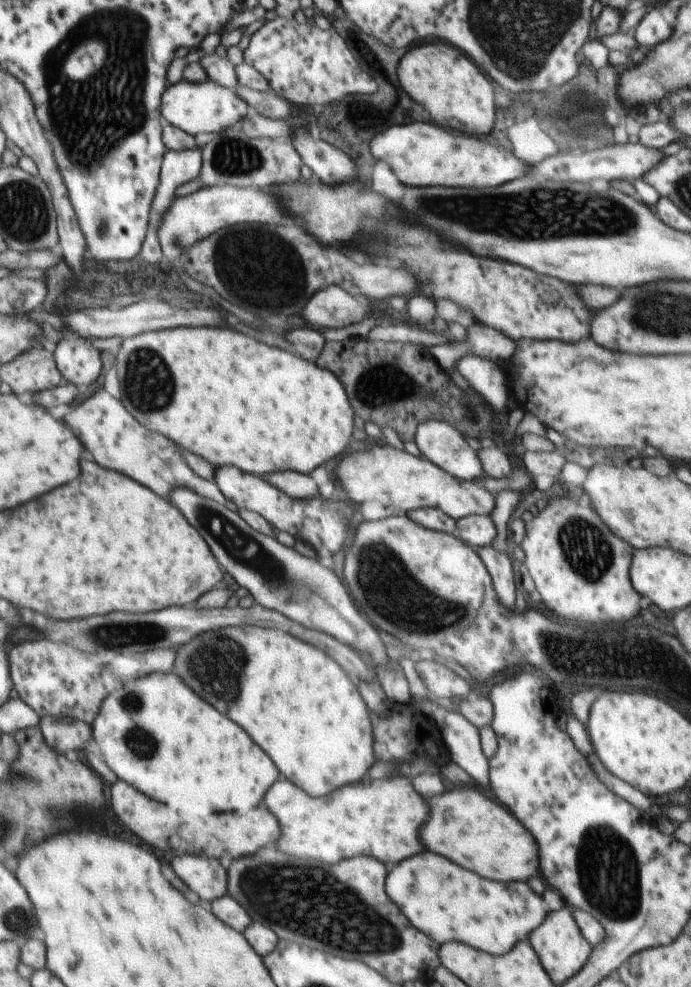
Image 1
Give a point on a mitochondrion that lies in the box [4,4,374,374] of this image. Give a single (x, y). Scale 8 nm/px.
(114, 94)

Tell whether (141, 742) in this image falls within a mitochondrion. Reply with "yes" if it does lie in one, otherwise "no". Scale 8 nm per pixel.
yes

